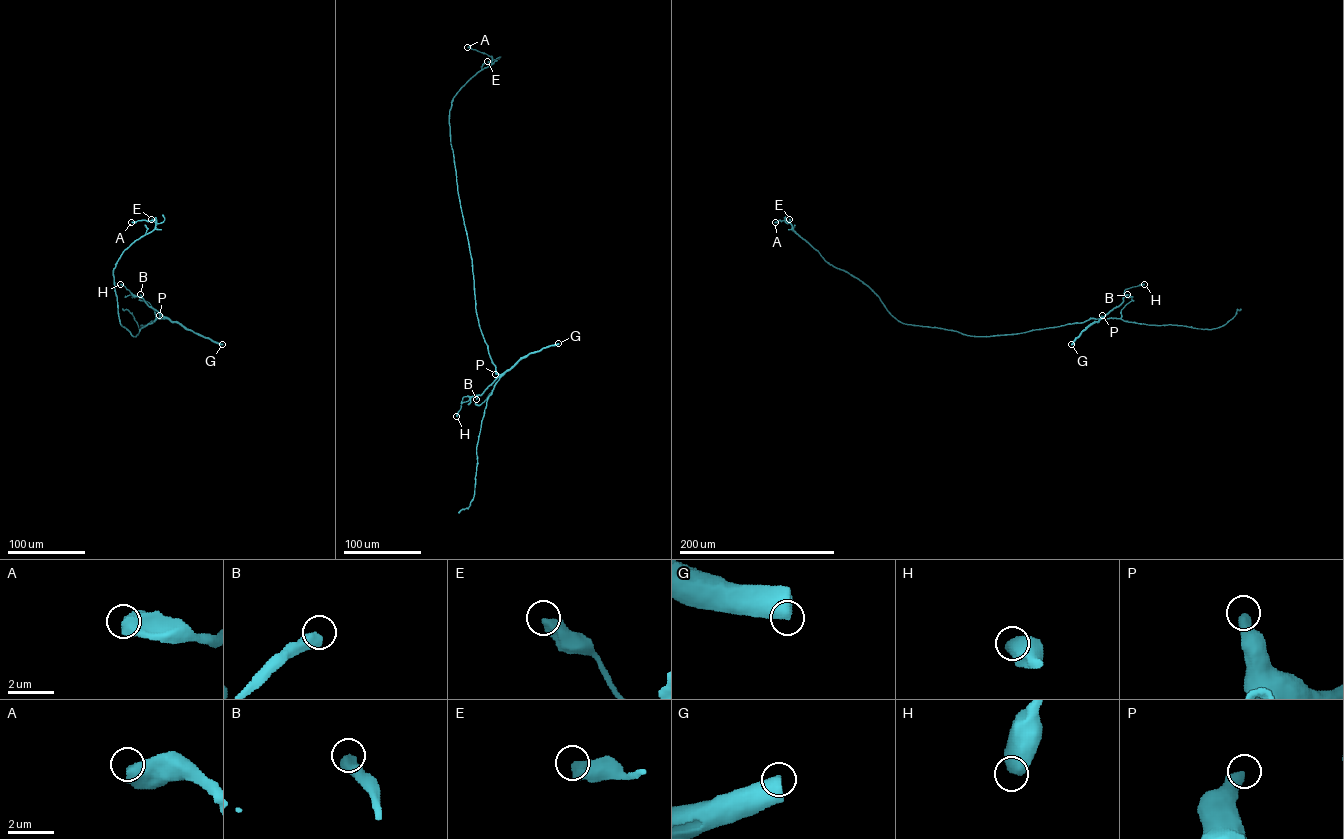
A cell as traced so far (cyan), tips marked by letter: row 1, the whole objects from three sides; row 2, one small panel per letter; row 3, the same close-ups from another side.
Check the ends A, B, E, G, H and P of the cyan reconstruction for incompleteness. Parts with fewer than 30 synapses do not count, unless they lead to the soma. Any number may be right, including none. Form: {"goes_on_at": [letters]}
{"goes_on_at": []}

